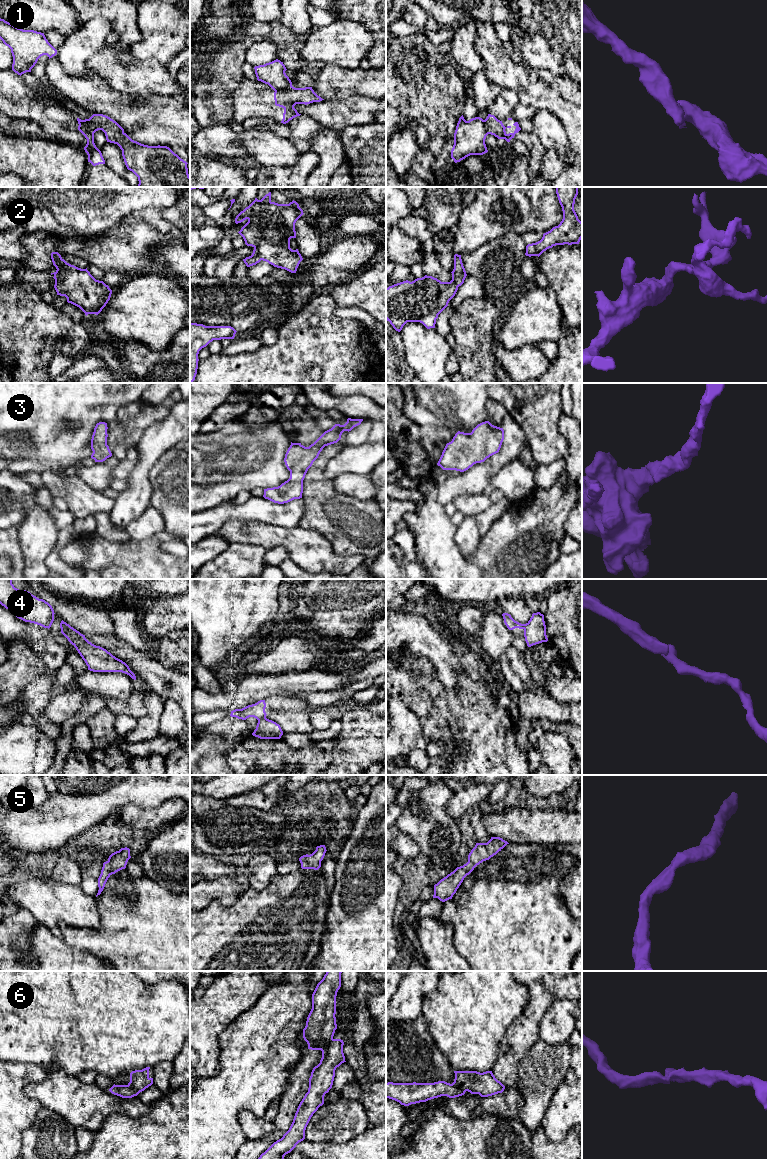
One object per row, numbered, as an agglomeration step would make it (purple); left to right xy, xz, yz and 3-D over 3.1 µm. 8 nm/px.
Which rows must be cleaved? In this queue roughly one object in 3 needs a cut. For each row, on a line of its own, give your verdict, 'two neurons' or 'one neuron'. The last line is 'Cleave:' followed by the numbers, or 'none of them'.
1: two neurons
2: one neuron
3: one neuron
4: two neurons
5: one neuron
6: two neurons
Cleave: 1, 4, 6

